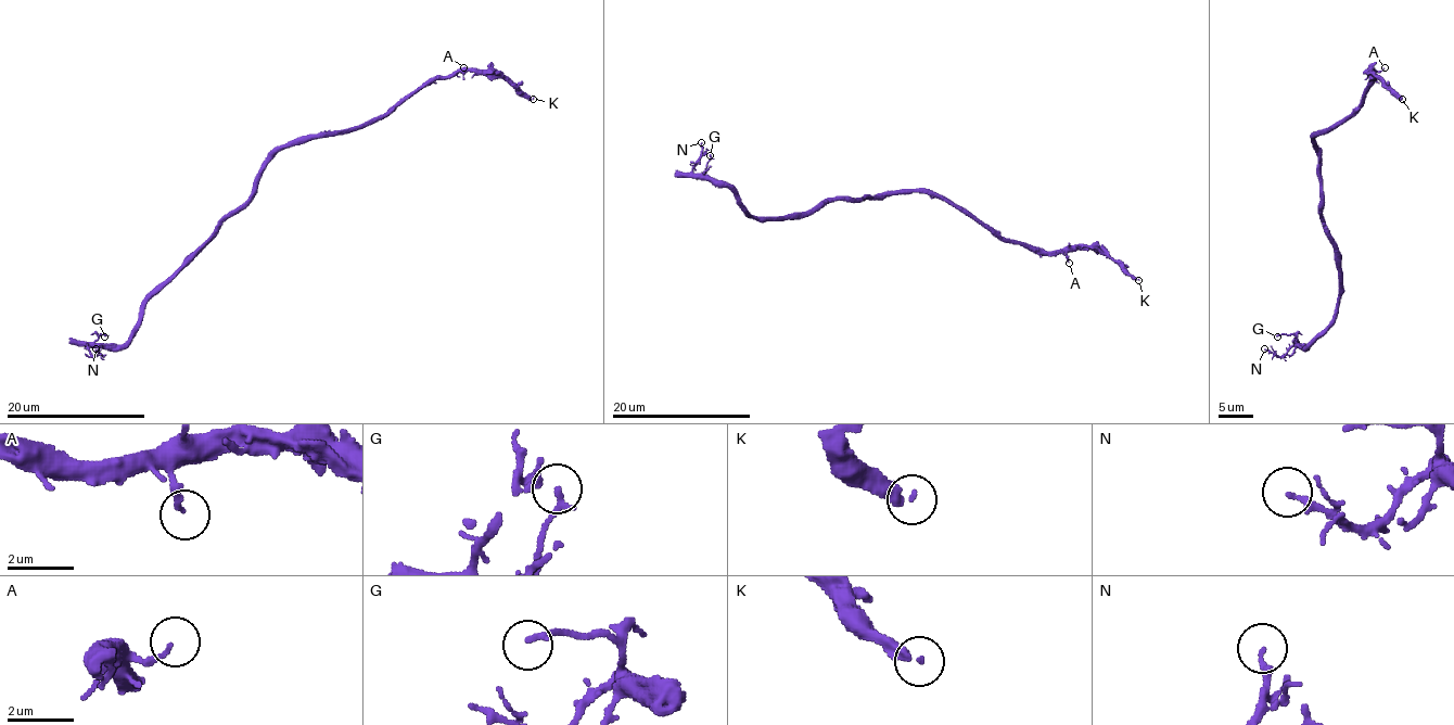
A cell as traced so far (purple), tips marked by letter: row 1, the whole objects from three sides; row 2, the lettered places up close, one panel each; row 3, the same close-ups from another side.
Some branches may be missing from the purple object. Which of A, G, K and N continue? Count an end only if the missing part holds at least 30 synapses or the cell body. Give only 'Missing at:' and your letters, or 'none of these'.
Missing at: K

